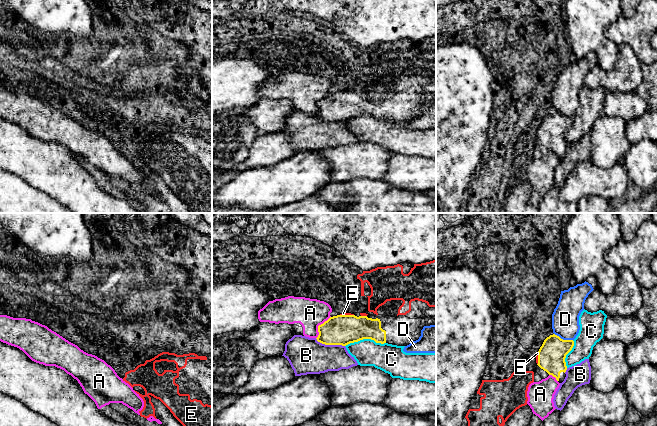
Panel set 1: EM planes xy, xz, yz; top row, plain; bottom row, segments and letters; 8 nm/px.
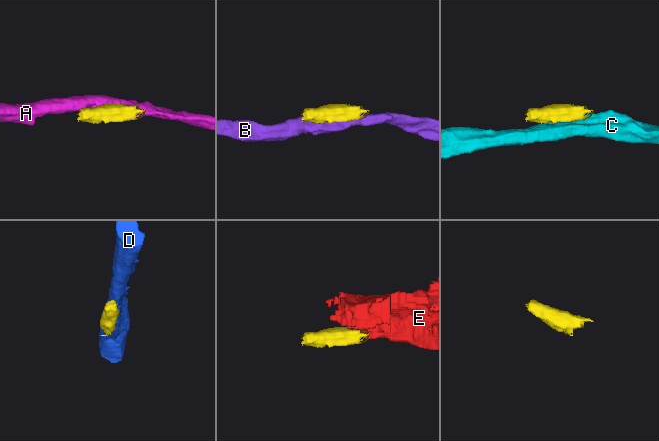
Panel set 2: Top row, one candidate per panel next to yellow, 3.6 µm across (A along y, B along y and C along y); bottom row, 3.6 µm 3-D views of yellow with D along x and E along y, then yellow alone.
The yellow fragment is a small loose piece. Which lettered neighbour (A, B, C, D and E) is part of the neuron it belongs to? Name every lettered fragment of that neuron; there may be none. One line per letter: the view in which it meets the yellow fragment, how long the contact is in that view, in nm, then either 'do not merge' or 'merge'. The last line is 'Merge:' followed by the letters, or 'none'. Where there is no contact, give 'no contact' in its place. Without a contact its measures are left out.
A: meets yellow in xz; contact 220 nm long; do not merge
B: meets yellow in xz; contact 240 nm long; do not merge
C: meets yellow in xz; contact 320 nm long; do not merge
D: meets yellow in yz; contact 160 nm long; do not merge
E: meets yellow in xz; contact 110 nm long; merge
Merge: E

